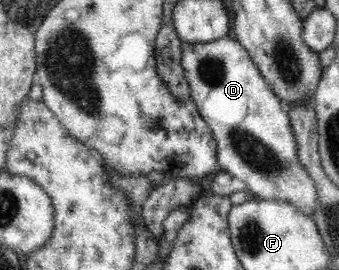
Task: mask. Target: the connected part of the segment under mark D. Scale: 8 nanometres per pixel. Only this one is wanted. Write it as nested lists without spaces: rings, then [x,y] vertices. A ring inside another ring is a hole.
[[[229,36],[207,43],[183,42],[180,48],[182,68],[190,87],[192,102],[211,128],[214,140],[218,144],[218,169],[243,180],[250,197],[289,202],[297,206],[303,214],[313,217],[318,206],[315,182],[299,161],[288,112],[282,108],[282,102],[271,91],[270,85],[267,85],[250,53]]]

